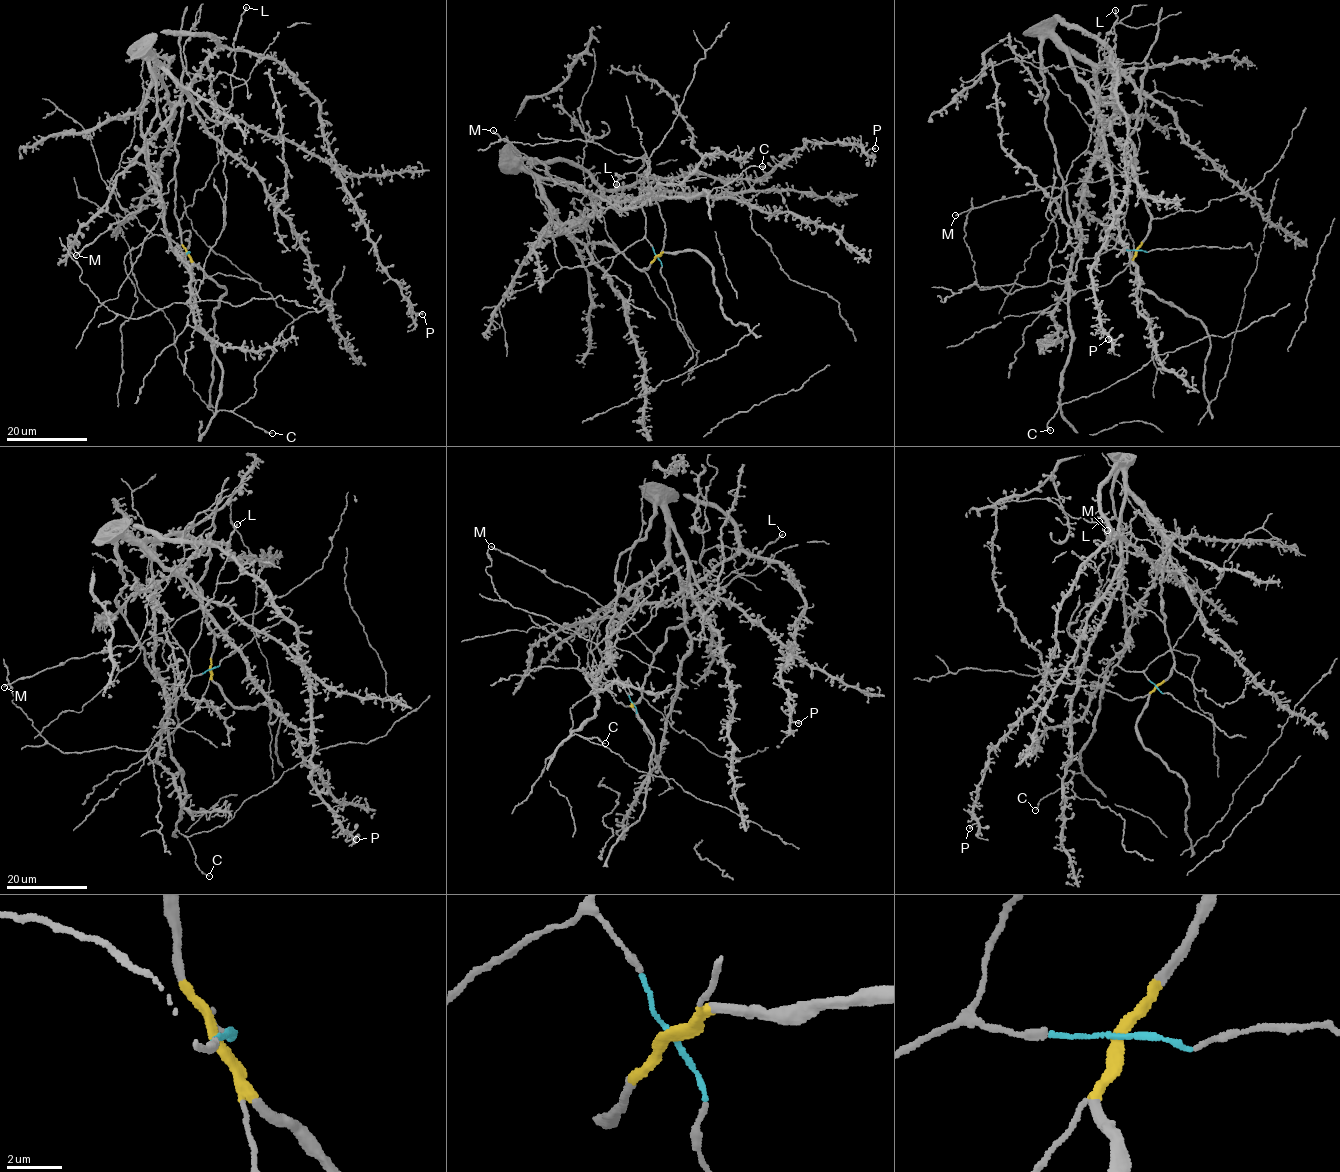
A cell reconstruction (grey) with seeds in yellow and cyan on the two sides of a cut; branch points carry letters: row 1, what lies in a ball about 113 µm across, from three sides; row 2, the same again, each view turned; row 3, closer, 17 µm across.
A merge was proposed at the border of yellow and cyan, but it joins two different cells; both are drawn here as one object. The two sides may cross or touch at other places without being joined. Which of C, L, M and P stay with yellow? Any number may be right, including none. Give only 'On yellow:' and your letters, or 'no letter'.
On yellow: M

